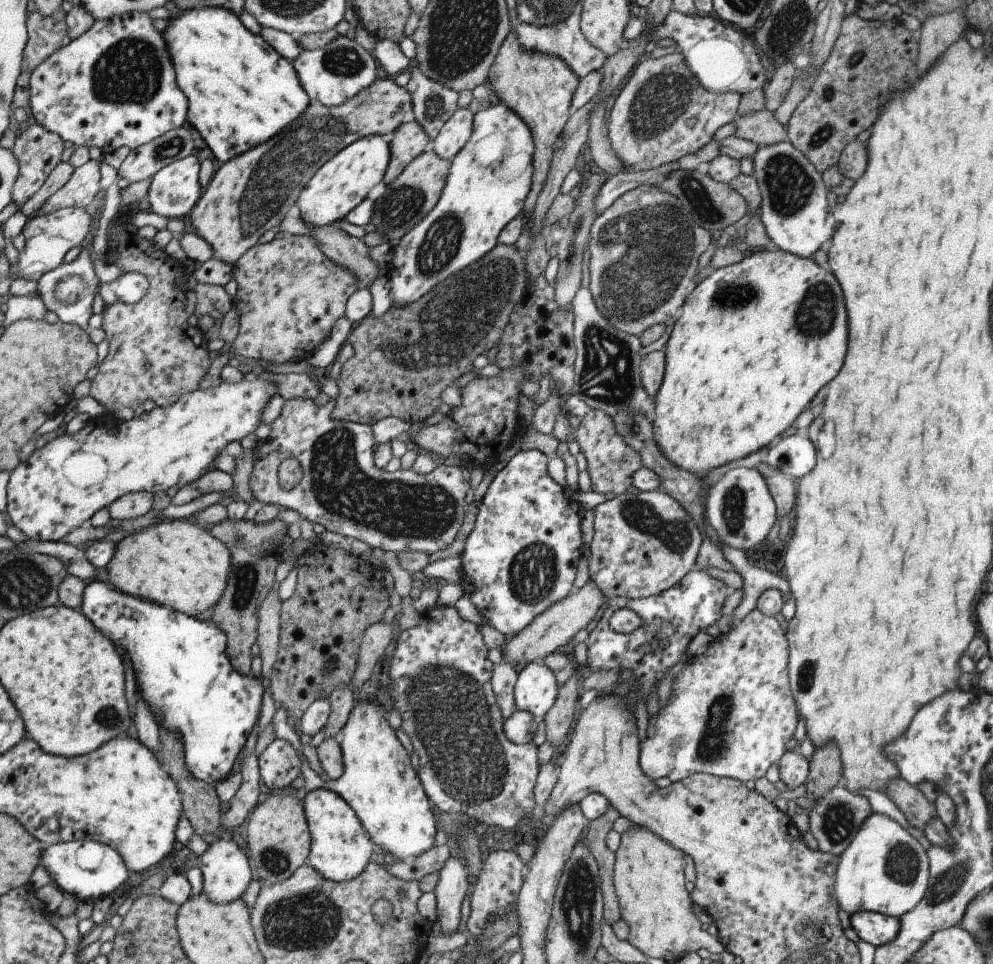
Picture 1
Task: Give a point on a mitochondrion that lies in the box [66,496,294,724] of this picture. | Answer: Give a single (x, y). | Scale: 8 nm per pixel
(243, 594)

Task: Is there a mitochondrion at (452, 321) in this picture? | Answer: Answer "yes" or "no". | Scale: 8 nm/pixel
yes

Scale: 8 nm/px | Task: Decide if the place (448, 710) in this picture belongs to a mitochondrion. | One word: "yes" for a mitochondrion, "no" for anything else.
yes

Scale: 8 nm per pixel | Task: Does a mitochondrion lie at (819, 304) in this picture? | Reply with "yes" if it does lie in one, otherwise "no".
yes

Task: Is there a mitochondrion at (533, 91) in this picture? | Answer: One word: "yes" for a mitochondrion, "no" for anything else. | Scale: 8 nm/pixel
no

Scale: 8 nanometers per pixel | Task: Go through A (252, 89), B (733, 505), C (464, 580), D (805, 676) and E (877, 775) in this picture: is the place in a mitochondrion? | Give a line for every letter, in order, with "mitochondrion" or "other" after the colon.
A: other
B: mitochondrion
C: other
D: other
E: other

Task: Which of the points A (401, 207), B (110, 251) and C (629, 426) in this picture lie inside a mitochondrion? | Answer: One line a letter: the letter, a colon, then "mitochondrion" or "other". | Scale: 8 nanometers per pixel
A: mitochondrion
B: other
C: mitochondrion

